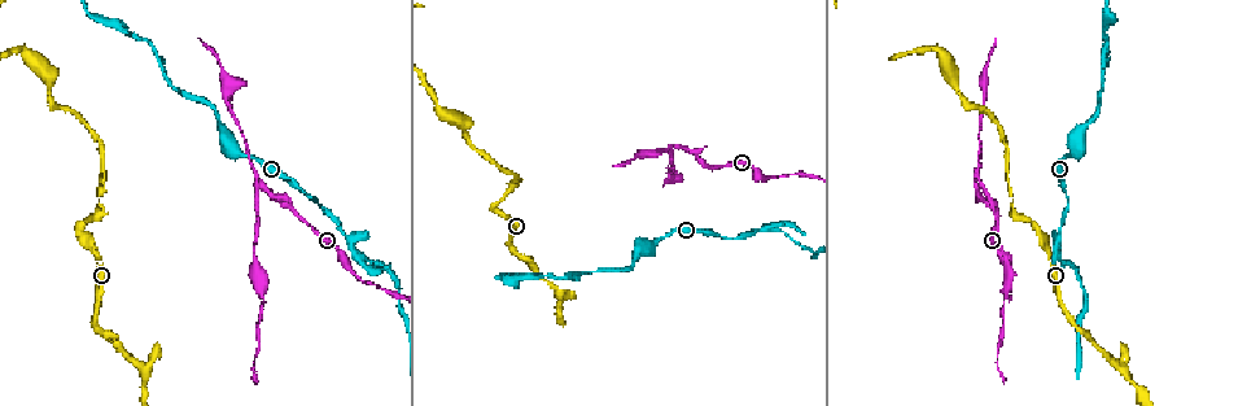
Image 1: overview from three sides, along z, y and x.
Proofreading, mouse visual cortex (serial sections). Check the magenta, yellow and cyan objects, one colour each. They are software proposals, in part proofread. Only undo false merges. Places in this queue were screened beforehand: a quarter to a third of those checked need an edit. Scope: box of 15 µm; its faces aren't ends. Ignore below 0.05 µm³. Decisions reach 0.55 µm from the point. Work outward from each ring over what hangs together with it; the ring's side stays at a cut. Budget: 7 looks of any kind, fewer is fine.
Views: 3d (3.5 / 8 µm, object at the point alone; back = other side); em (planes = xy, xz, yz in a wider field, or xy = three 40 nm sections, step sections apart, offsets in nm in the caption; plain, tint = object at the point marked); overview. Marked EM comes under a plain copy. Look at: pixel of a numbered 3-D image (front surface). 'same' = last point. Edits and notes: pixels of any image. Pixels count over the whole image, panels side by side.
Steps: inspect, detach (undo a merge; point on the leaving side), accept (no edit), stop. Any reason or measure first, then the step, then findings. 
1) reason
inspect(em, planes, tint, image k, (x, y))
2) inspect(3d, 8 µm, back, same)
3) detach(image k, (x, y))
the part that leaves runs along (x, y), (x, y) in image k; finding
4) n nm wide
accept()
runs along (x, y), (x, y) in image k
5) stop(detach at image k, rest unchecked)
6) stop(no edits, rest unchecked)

sharp bend
inspect(3d, 3.5 µm, back, image 1, (145, 372))

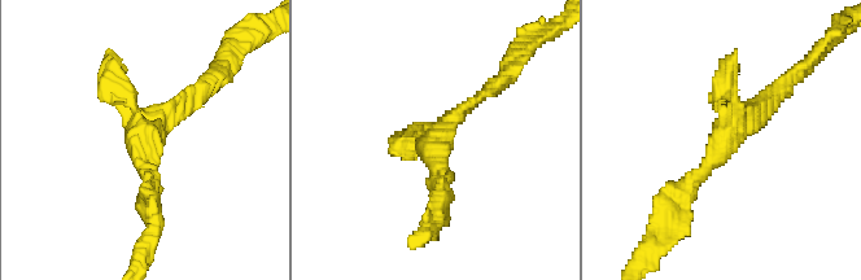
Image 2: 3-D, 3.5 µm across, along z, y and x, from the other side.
inspect(em, planes, tint, image 2, (733, 136))

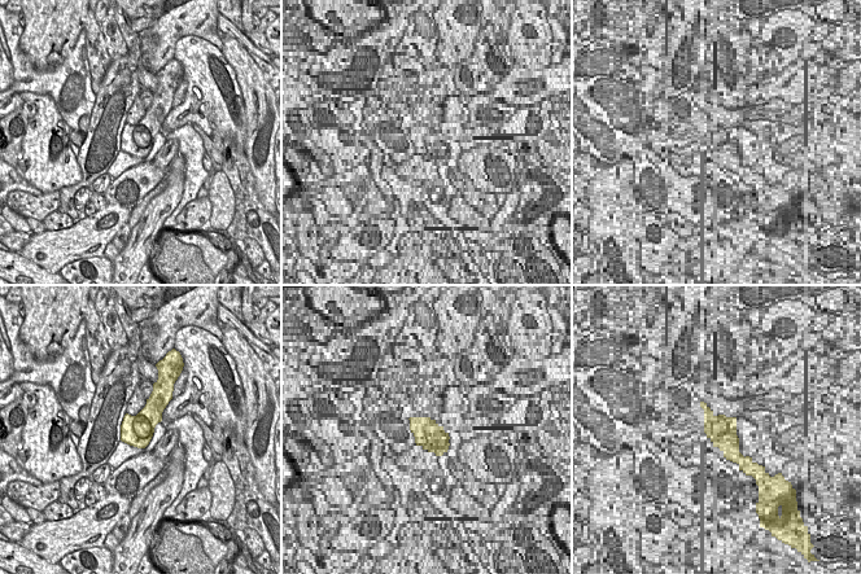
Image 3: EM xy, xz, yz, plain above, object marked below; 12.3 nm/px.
detach(image 2, (114, 81))
the part that leaves runs along (138, 121), (114, 90), (106, 49) in image 2; a second cell is stuck on

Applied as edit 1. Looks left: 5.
branch point
inspect(3d, 8 µm, image 1, (360, 256))

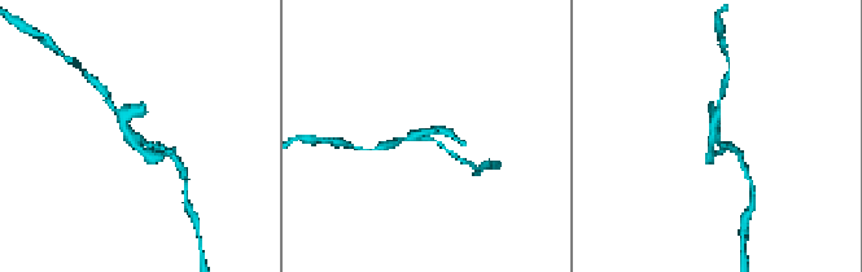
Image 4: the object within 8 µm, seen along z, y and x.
inspect(em, xy, step 3, tint, image 4, (423, 138))

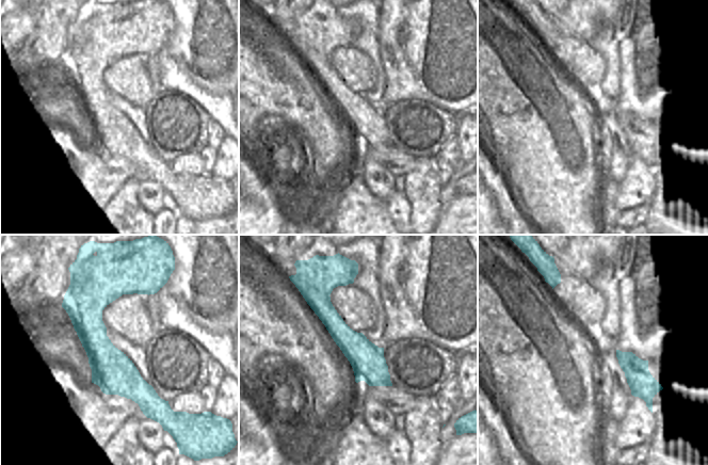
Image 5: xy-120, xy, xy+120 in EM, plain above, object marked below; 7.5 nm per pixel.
detach(image 4, (151, 159))
border along (325, 325), (339, 324), (361, 339) in image 5; two cells meet here

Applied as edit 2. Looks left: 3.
stop(detach at image 2, detach at image 4, rest unchecked)

